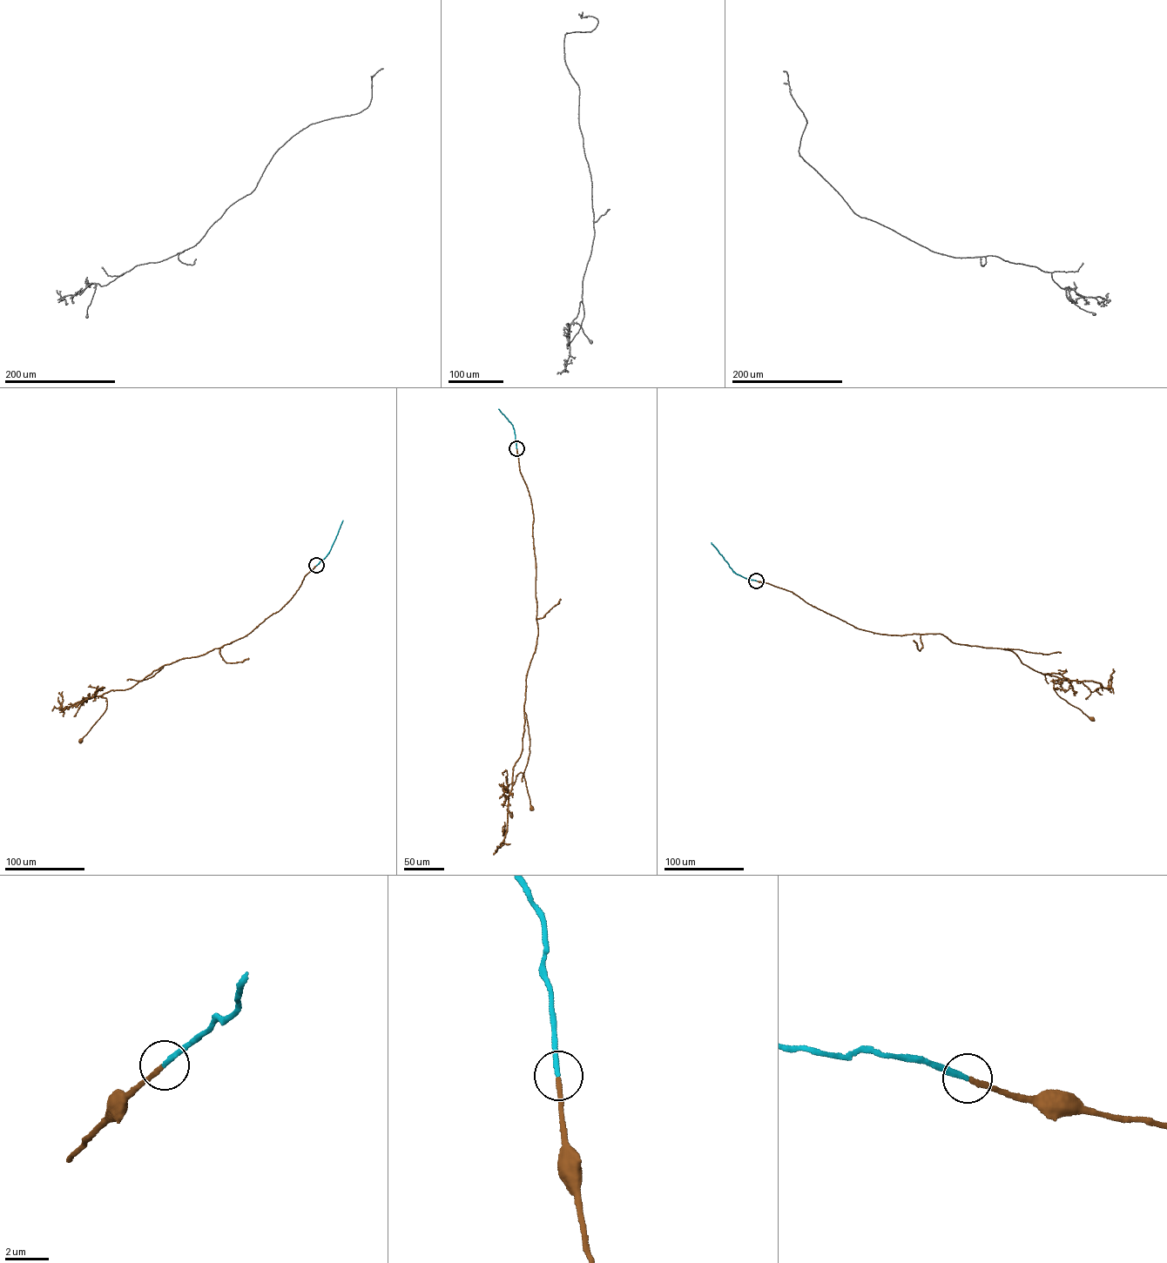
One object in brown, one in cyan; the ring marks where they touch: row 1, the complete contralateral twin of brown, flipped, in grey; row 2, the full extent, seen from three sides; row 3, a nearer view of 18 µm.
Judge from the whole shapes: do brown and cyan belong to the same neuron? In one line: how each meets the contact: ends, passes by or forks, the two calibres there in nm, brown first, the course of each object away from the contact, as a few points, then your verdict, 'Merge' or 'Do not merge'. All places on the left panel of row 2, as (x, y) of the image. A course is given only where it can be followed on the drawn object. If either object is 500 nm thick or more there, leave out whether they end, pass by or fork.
At the ring brown ends. At the ring cyan ends. Thickness 240 nm (brown) against 240 nm. Course of brown: (316, 565), (281, 608), (242, 638), (165, 664), (129, 688), (101, 695), (106, 698), (105, 709), (80, 741). Course of cyan: (316, 565), (328, 553), (342, 520). Merge

